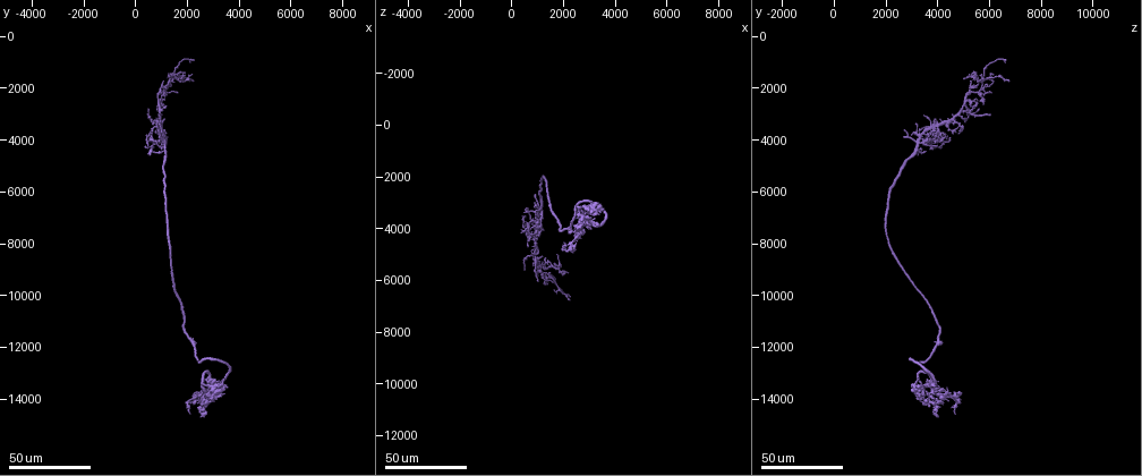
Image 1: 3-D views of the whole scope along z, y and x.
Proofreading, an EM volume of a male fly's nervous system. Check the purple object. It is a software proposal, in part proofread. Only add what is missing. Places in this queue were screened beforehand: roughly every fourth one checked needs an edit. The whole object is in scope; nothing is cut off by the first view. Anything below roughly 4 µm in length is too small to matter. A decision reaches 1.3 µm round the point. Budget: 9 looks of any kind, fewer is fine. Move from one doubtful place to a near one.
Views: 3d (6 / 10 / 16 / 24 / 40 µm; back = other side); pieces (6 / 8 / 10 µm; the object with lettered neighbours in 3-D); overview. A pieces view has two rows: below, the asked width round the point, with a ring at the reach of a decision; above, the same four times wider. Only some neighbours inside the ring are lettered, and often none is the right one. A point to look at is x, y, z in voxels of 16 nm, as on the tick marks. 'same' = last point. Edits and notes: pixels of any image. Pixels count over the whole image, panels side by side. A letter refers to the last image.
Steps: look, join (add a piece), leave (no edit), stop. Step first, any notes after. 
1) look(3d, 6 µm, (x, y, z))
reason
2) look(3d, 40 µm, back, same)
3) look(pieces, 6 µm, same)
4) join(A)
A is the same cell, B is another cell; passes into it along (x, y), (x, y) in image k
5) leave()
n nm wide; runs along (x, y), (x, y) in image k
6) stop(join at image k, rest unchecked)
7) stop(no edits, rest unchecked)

look(3d, 40 µm, (1000, 3000, 6100))
long arm stops here

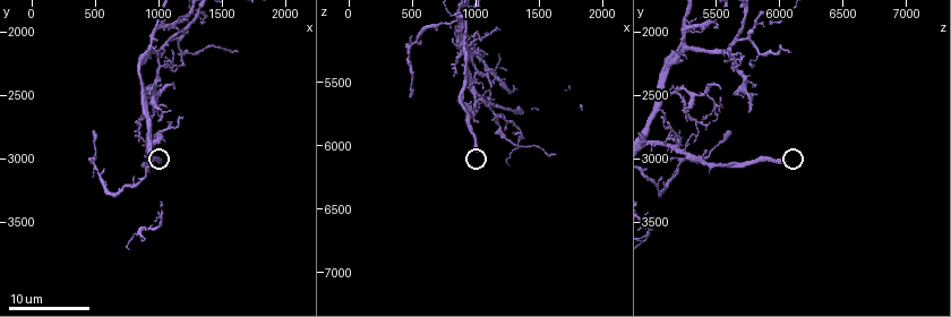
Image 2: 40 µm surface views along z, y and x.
look(pieces, 8 µm, (1020, 3020, 6020))

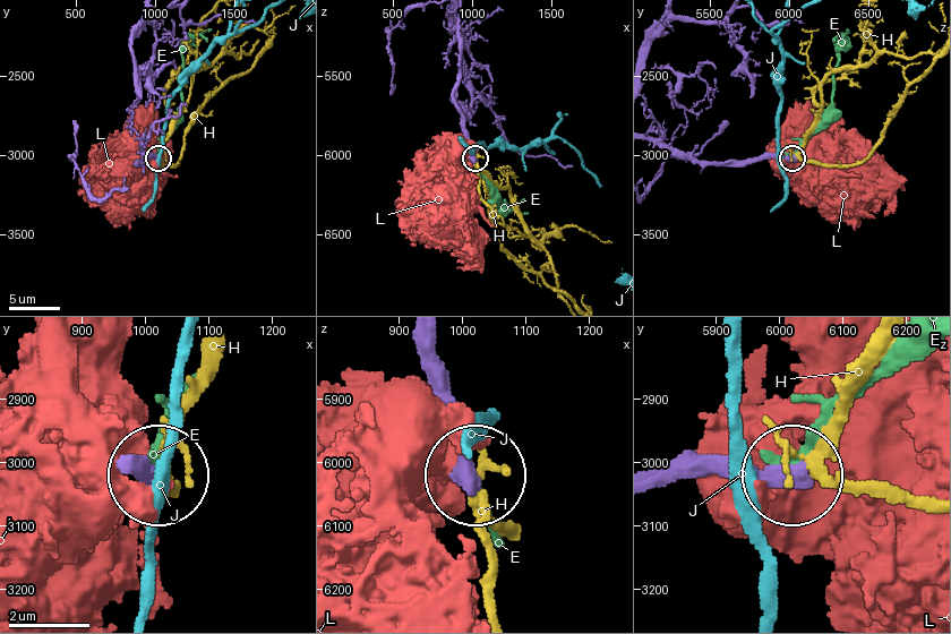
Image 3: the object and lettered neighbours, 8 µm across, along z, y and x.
join(H)
430 nm wide; H is the same cell, E, J and L are other cells; passes into it along (700, 479), (778, 479), (812, 462), (839, 479), (931, 499) in image 3; the neuron continues

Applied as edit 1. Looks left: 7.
look(3d, 24 µm, (900, 3500, 2800))
an open end

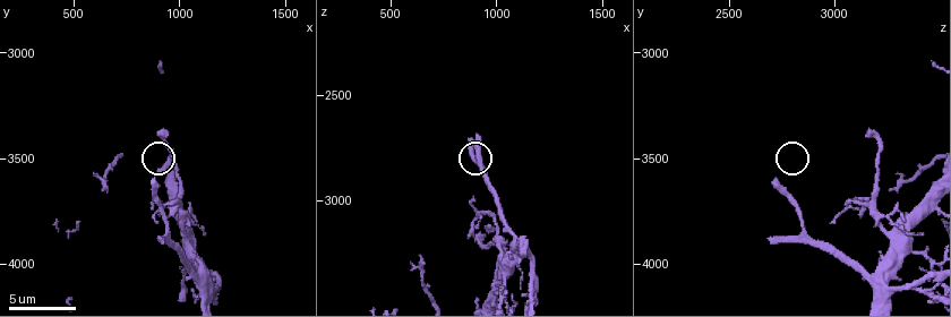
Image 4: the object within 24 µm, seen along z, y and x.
look(3d, 6 µm, (890, 3600, 2730))

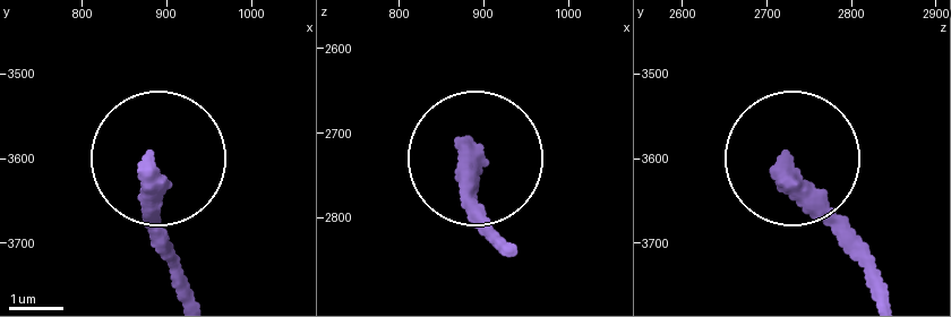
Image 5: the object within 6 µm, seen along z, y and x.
look(pieces, 10 µm, (875, 3600, 2720))

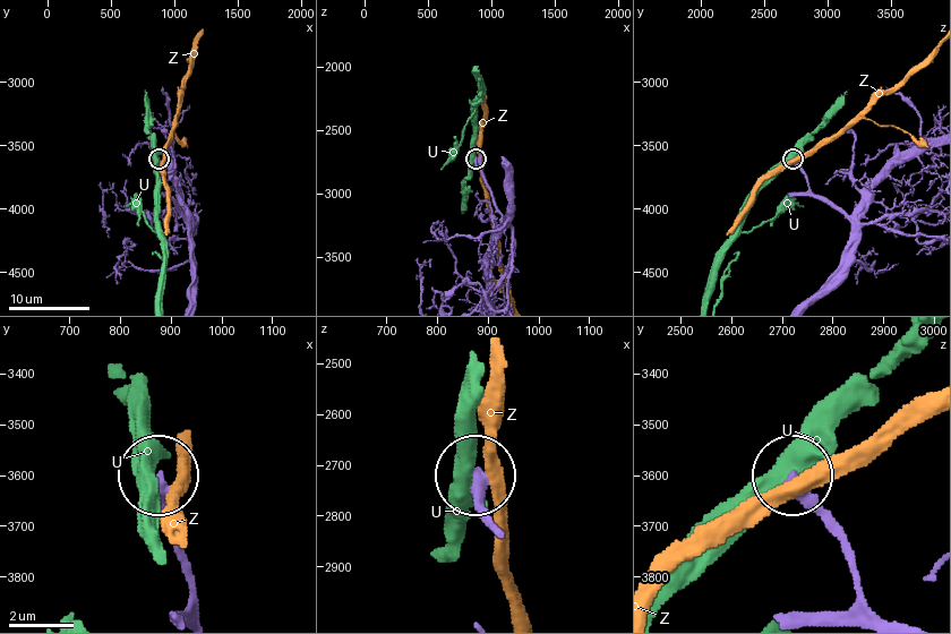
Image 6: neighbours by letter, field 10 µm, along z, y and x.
leave()
U and Z are other cells; runs along (498, 537), (479, 477) in image 6; no lettered piece goes on from it

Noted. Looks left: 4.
look(3d, 10 µm, (920, 3880, 2700))
branch stops here

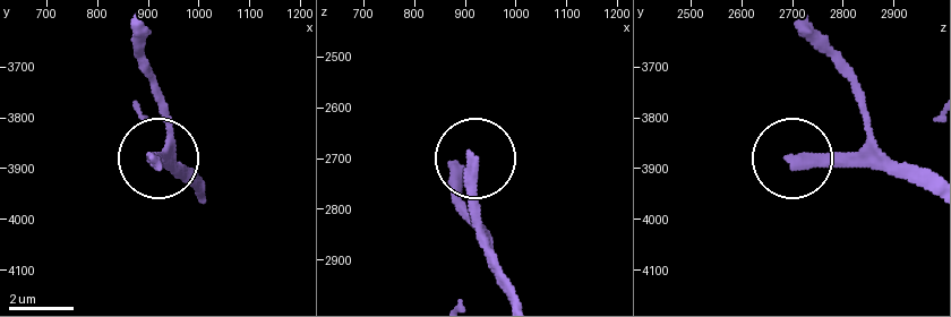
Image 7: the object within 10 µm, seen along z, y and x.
look(pieces, 10 µm, (920, 3885, 2700))

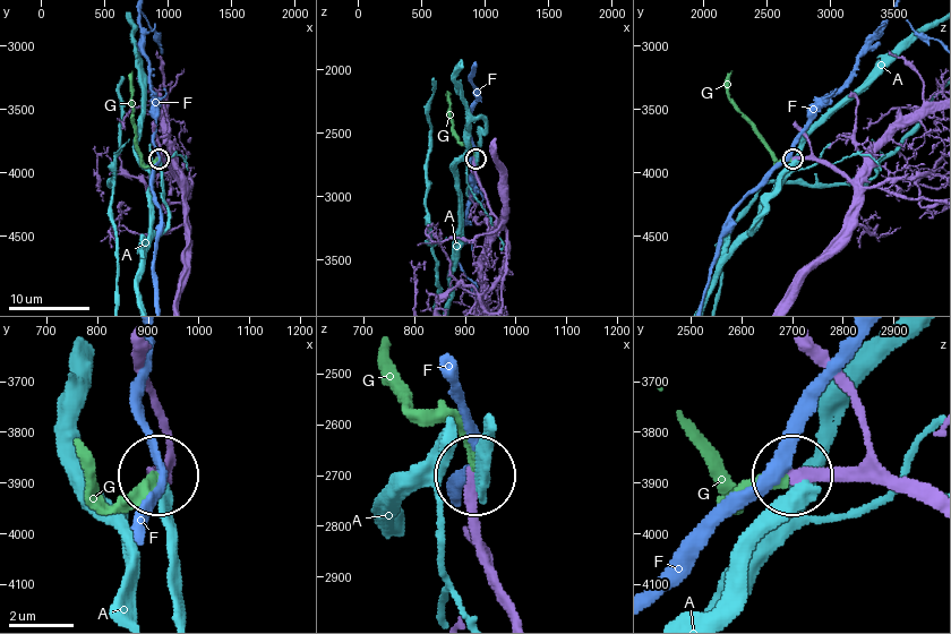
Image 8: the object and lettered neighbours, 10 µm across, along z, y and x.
join(G)
G is the same cell, A and F are other cells; the neuron continues

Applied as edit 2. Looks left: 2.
stop(join at image 3, join at image 8, rest unchecked)

